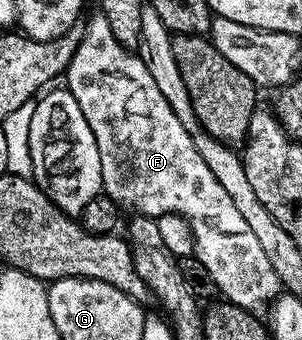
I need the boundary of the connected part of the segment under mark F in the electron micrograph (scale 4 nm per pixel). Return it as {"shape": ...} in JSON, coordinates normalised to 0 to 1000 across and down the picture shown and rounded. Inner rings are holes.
{"shape":[[[301,47],[288,71],[281,118],[255,135],[219,206],[215,256],[255,288],[281,359],[321,406],[338,562],[467,635],[613,638],[646,703],[642,750],[705,806],[728,862],[788,906],[881,909],[927,868],[930,838],[834,668],[669,474],[639,406],[520,265],[470,165],[387,124],[351,47]]]}

